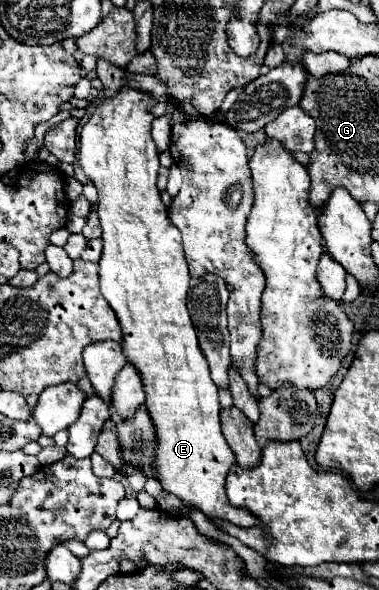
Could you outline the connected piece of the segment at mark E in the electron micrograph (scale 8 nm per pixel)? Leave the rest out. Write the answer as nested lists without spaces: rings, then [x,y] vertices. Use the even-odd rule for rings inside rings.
[[[125,86],[115,98],[101,100],[101,104],[91,110],[93,114],[87,118],[81,130],[79,164],[99,192],[97,214],[103,232],[103,254],[99,260],[101,294],[119,320],[123,334],[123,354],[127,362],[135,366],[143,382],[145,408],[151,416],[151,422],[155,424],[157,442],[153,474],[161,488],[177,496],[185,506],[201,510],[211,520],[225,520],[239,528],[253,528],[259,520],[247,508],[233,506],[225,494],[225,478],[229,468],[235,464],[235,456],[221,434],[217,388],[211,384],[207,360],[203,360],[203,354],[199,352],[197,334],[187,310],[189,270],[187,262],[183,260],[181,232],[167,220],[167,208],[161,202],[155,184],[161,166],[157,146],[151,138],[151,122],[155,118],[147,110],[153,104],[155,100],[149,94]]]

